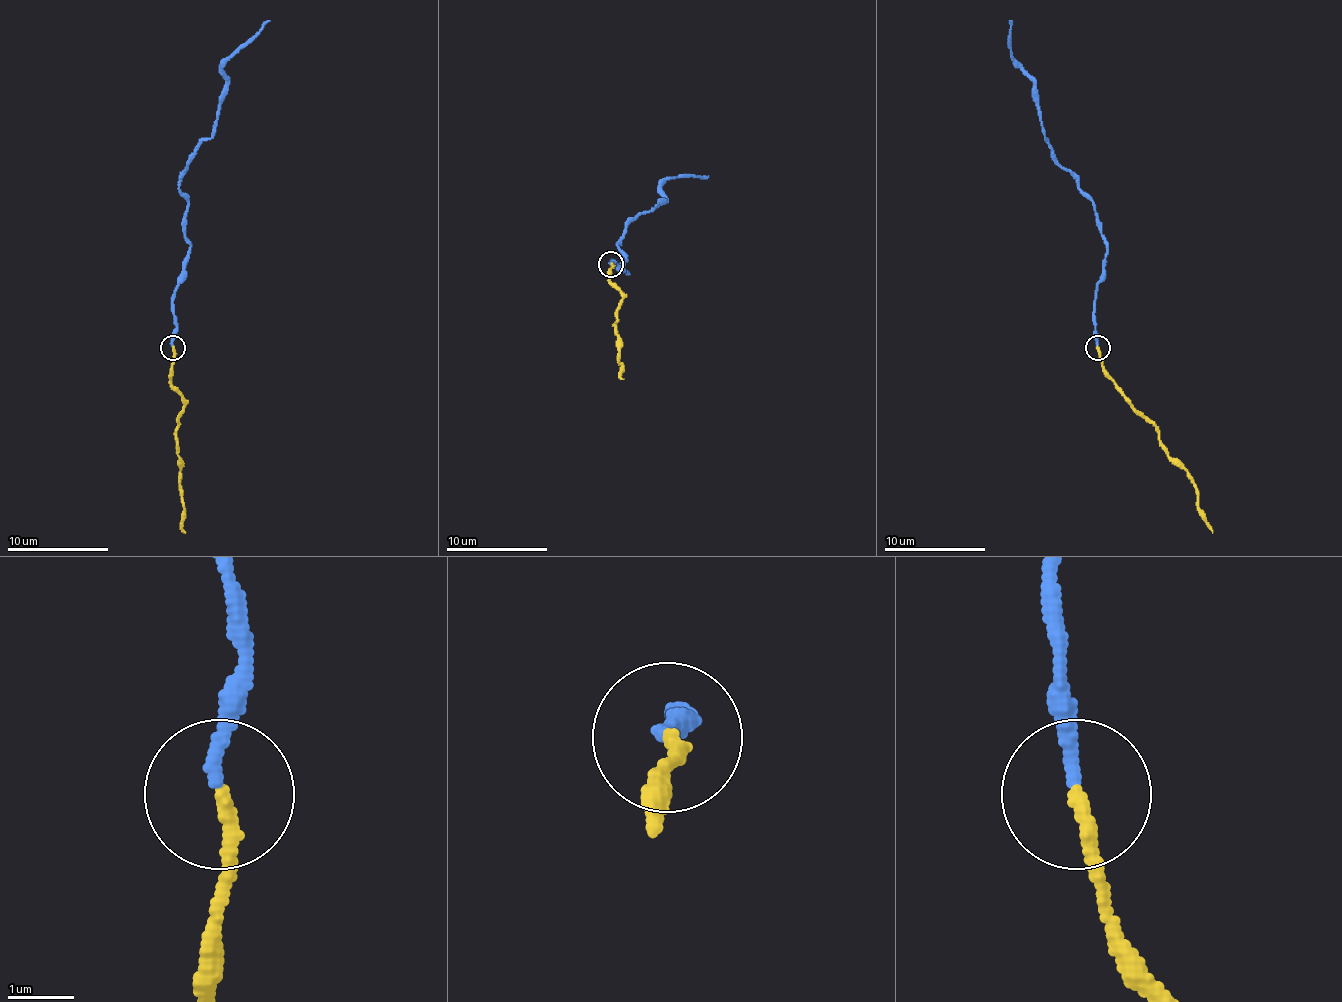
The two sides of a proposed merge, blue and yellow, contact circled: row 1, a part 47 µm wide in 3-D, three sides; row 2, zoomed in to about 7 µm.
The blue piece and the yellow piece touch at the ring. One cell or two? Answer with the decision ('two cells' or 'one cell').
one cell

